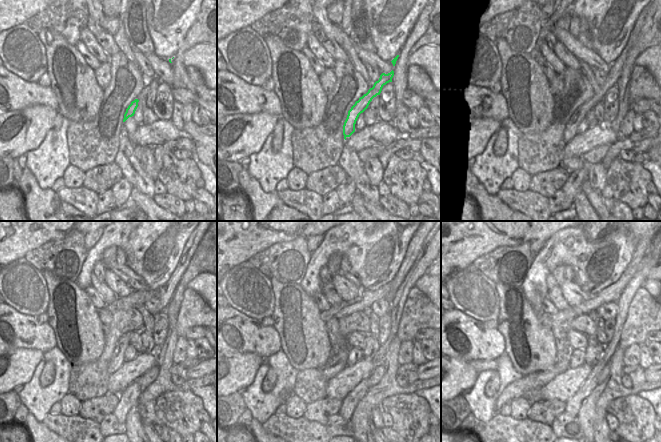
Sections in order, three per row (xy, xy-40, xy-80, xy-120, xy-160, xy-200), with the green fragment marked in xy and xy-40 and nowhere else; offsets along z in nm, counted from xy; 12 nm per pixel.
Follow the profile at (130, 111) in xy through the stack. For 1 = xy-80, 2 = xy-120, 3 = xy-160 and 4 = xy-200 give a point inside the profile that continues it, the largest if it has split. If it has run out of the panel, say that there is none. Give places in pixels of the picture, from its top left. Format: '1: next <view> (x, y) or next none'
1: next xy-80 (579, 113)
2: next xy-120 (166, 292)
3: next xy-160 (416, 243)
4: next xy-200 (518, 388)

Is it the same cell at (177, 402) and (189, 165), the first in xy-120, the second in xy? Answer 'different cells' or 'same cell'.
same cell

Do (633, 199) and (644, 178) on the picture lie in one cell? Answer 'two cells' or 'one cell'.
one cell

